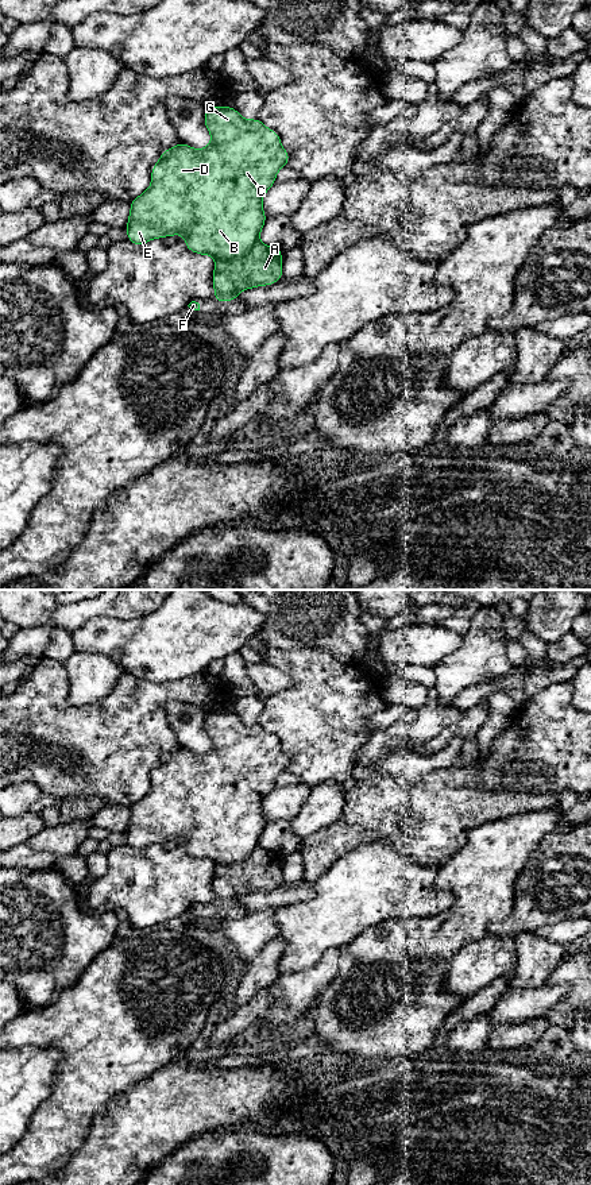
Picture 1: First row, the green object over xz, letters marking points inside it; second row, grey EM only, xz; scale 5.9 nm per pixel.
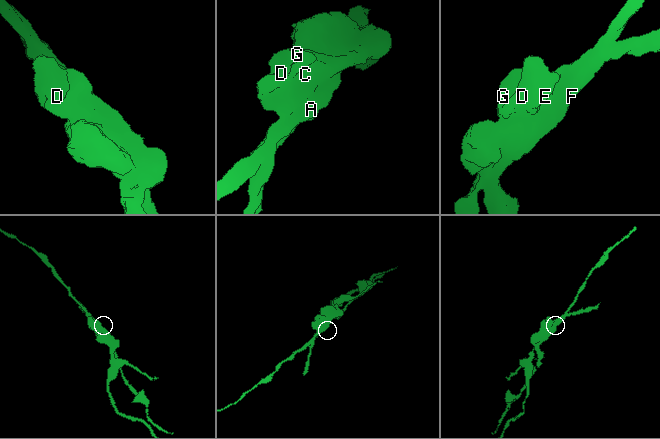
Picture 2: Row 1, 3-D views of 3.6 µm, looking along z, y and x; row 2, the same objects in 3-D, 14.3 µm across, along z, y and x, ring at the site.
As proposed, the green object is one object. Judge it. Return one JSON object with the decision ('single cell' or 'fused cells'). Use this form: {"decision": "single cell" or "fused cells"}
{"decision": "fused cells"}

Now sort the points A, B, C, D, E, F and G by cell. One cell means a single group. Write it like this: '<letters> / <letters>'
A F / B C D E G

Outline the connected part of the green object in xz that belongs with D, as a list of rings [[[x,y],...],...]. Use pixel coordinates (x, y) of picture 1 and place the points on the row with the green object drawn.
[[[206,107],[204,124],[212,135],[212,142],[202,150],[182,142],[163,150],[161,159],[151,169],[151,186],[130,202],[127,239],[135,246],[182,233],[189,251],[212,255],[216,259],[233,259],[251,251],[258,242],[267,220],[262,198],[277,184],[275,174],[287,166],[290,155],[281,146],[277,131],[269,130],[259,117],[243,119],[233,107]]]

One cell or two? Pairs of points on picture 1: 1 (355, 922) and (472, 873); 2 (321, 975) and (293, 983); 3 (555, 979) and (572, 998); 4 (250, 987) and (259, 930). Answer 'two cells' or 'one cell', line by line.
1: two cells
2: one cell
3: one cell
4: two cells

